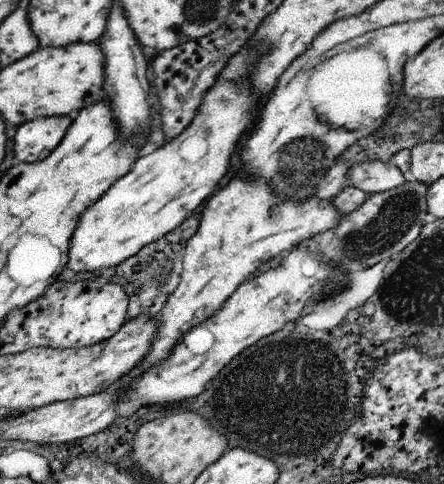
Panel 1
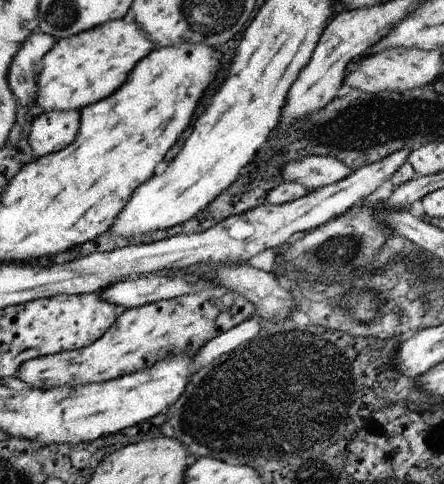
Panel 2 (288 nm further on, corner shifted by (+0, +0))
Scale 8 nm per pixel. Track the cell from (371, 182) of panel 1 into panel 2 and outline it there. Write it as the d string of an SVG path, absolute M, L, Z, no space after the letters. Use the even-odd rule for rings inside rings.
M307 156L301 160L293 160L283 164L279 172L279 182L291 182L301 184L303 188L325 188L331 184L337 184L339 180L345 180L349 176L349 168L341 164L335 158L323 158L323 156Z

